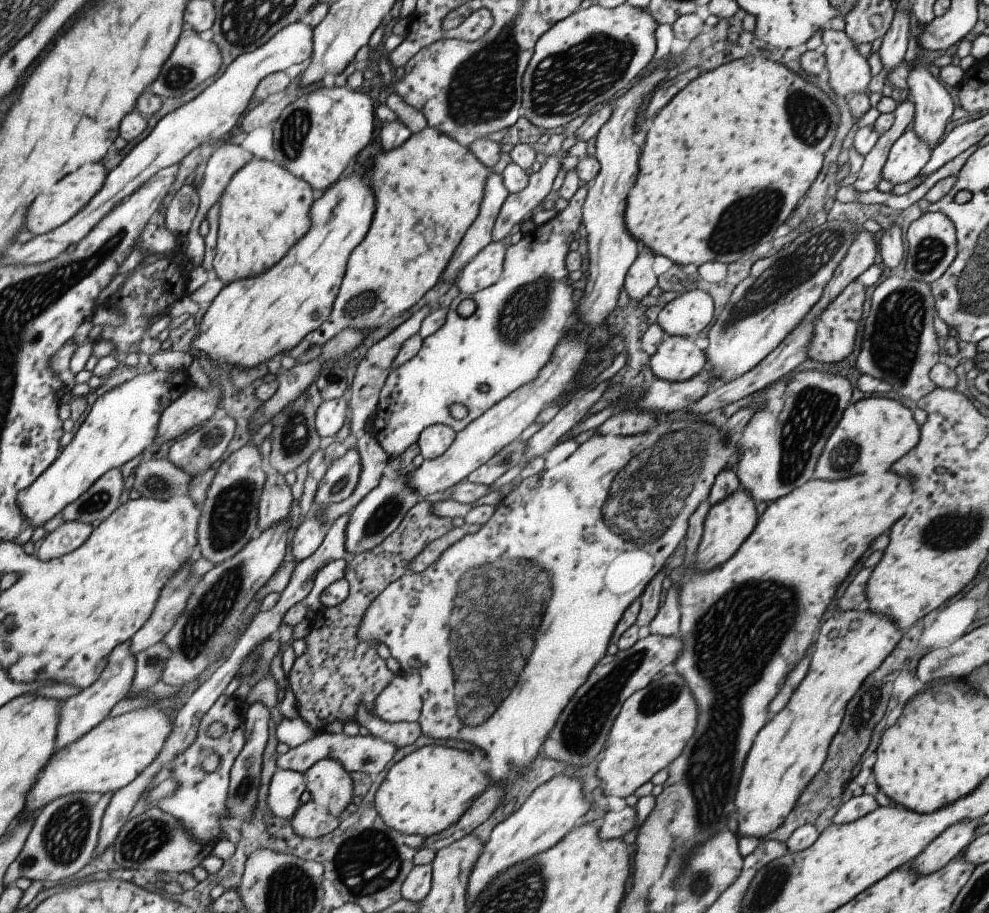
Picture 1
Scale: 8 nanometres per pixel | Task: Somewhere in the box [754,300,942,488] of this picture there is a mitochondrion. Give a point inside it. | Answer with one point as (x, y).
(844, 458)

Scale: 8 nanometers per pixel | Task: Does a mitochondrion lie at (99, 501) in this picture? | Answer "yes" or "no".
yes

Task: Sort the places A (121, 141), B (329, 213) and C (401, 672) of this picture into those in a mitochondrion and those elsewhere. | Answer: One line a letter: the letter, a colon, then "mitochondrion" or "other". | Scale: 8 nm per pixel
A: other
B: other
C: other

